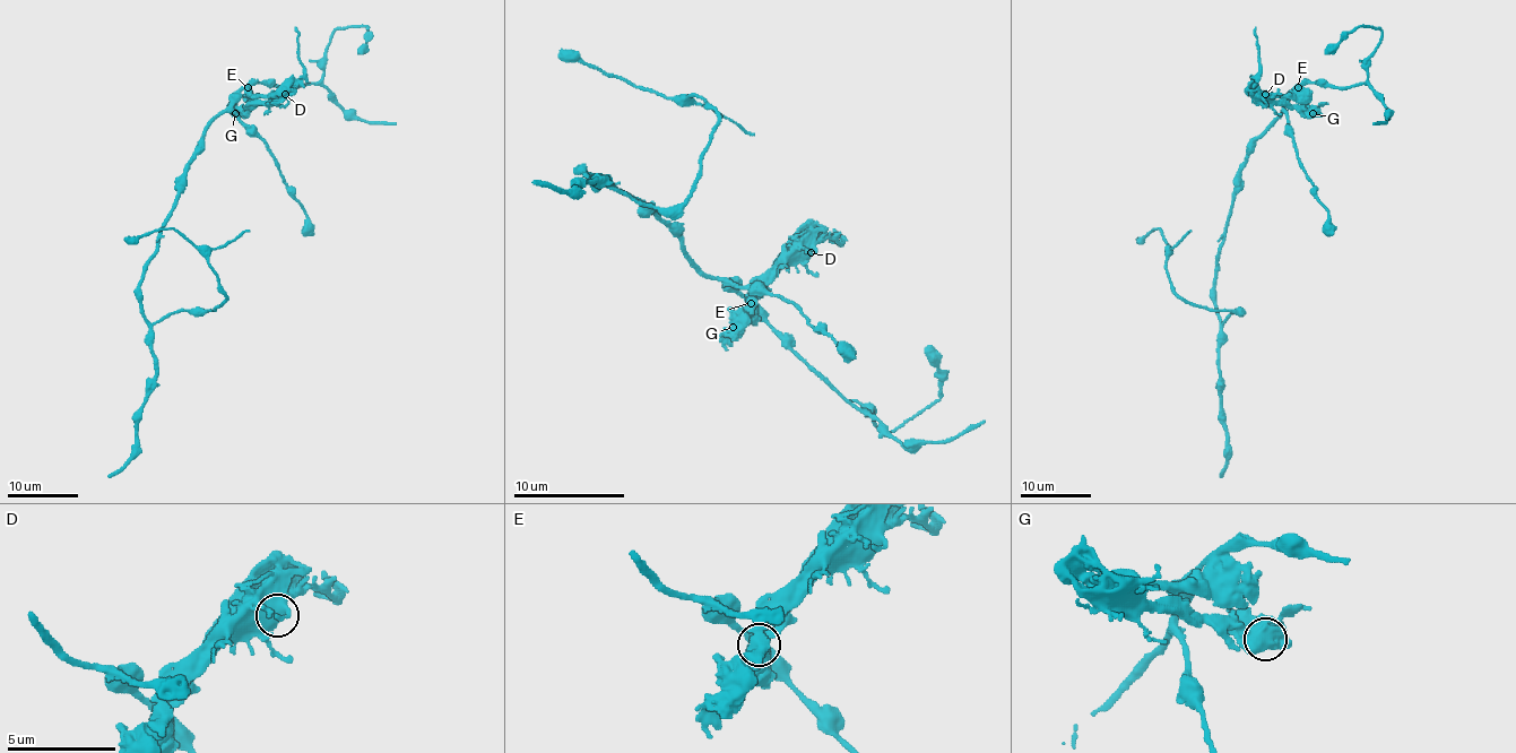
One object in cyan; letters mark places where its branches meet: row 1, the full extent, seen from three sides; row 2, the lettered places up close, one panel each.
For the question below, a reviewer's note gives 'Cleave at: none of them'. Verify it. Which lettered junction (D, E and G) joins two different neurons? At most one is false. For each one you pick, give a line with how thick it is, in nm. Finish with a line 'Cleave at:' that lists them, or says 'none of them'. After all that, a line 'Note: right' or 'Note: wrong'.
E: 500 nm thick
Cleave at: E
Note: wrong

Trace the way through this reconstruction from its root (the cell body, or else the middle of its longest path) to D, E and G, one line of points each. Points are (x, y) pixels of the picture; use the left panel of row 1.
D: (173, 210), (176, 179), (204, 131), (242, 88), (251, 95), (285, 94)
E: (173, 210), (176, 179), (204, 131), (248, 87)
G: (173, 210), (176, 179), (204, 131), (242, 88), (248, 103), (235, 113)

